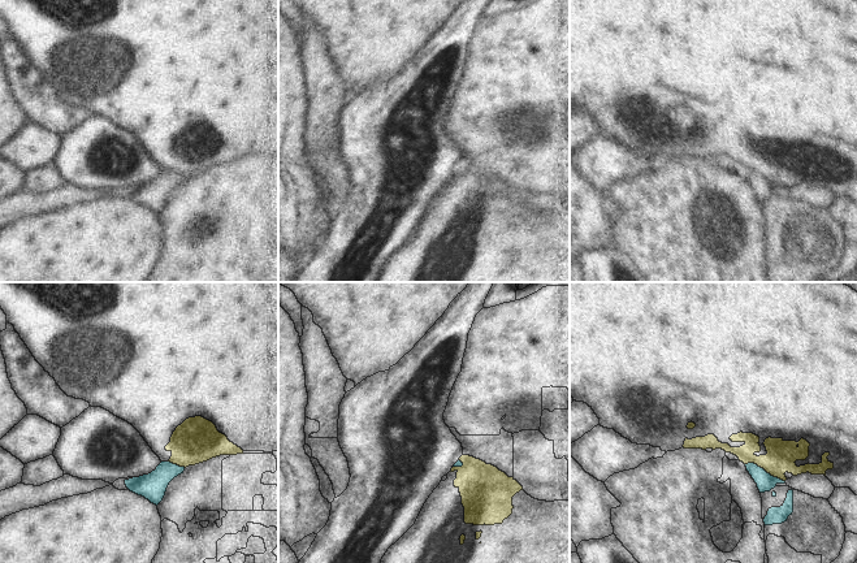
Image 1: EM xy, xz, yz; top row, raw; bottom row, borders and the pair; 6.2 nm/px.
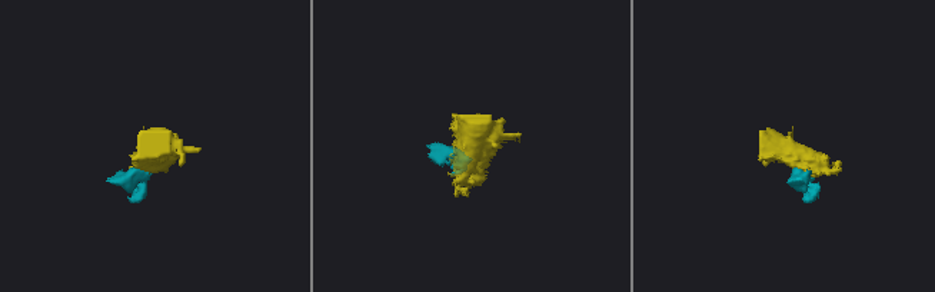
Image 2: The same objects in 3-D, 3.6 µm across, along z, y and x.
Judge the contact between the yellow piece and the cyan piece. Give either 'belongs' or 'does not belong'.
does not belong

